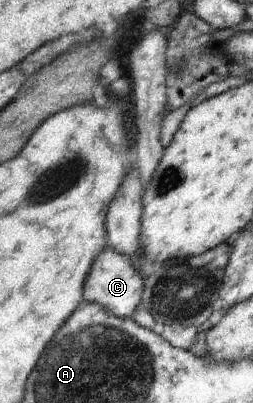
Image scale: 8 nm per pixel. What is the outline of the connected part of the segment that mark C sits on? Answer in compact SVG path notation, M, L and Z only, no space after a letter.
M108 244L105 251L93 264L92 271L85 282L85 300L101 304L116 316L132 319L134 311L143 300L145 291L145 277L138 273L136 263L127 256L120 254L112 245Z

